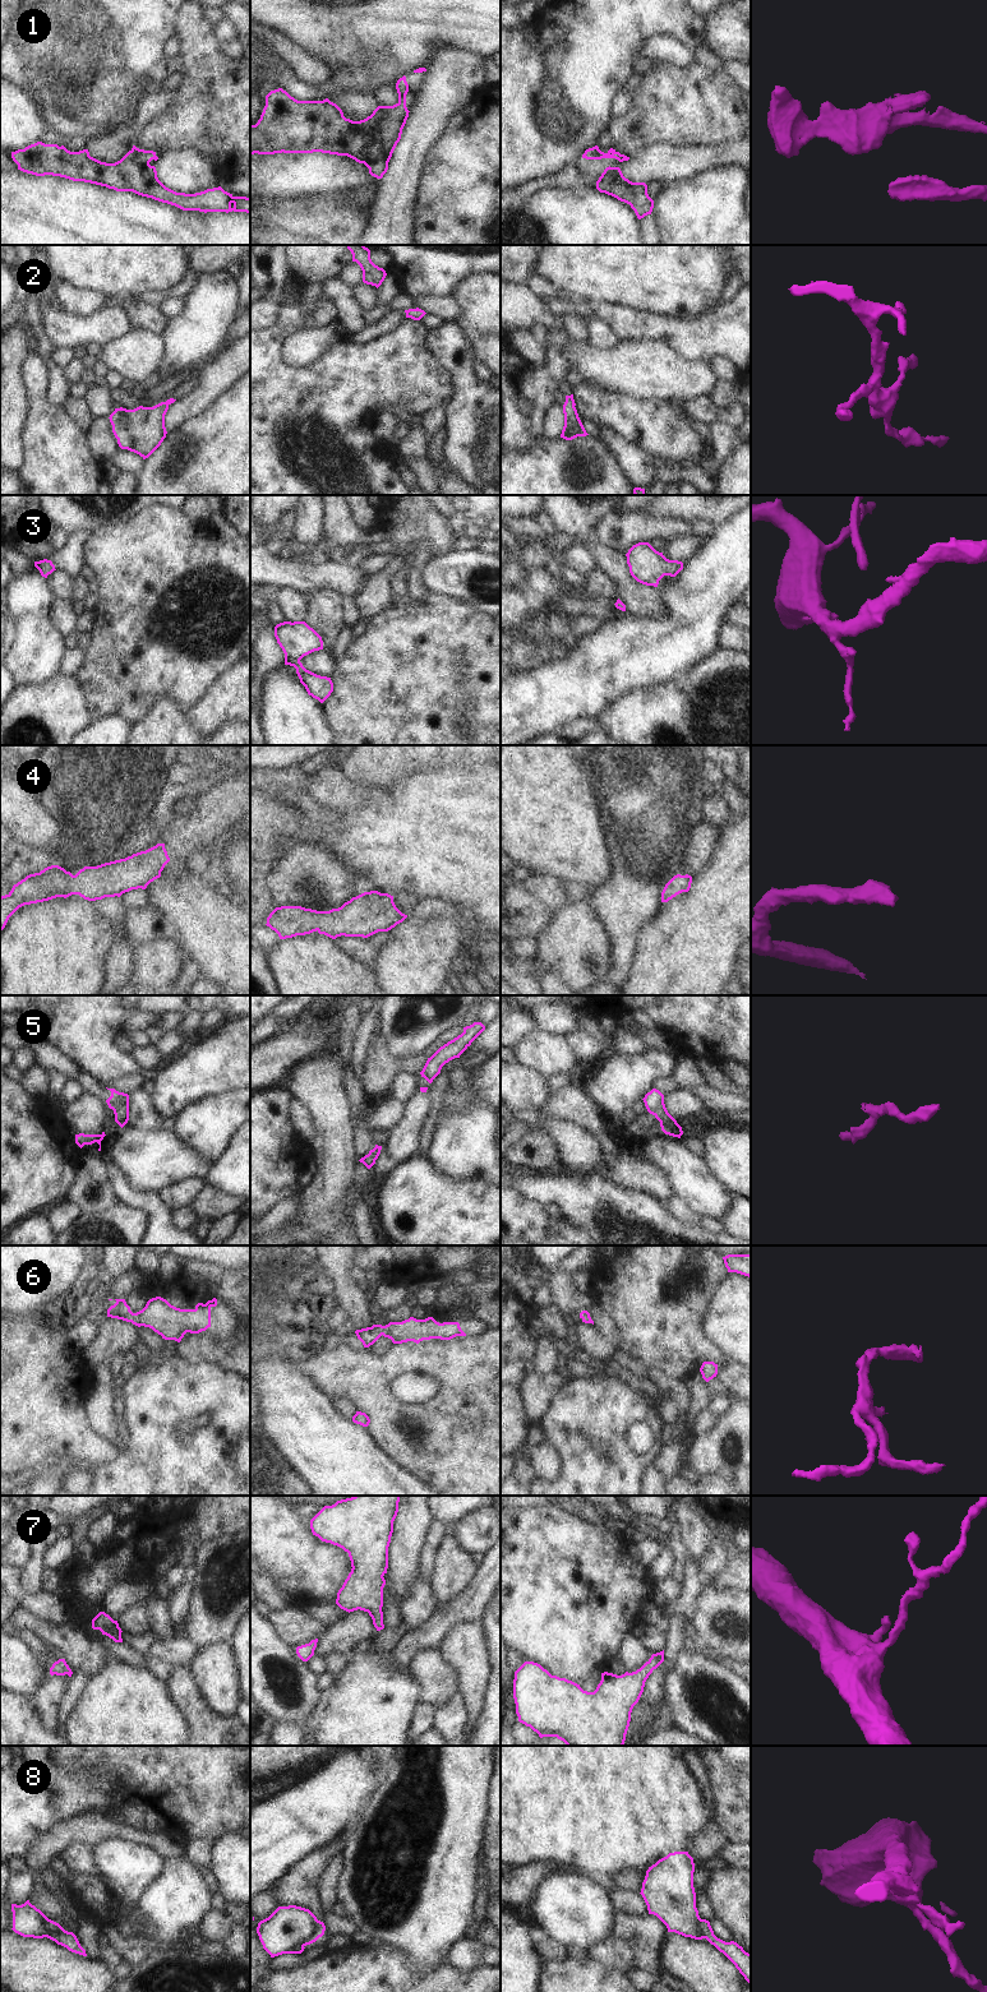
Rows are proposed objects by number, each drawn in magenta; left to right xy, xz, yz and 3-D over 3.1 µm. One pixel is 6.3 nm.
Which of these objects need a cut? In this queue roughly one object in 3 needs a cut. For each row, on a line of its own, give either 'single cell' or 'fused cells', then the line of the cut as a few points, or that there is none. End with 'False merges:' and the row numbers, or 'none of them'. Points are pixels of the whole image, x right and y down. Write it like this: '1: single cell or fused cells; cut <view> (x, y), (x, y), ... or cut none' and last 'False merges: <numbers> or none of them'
1: single cell; cut none
2: single cell; cut none
3: single cell; cut none
4: single cell; cut none
5: single cell; cut none
6: single cell; cut none
7: single cell; cut none
8: fused cells; cut xy (46, 1923), (52, 1930), (63, 1930)
False merges: 8

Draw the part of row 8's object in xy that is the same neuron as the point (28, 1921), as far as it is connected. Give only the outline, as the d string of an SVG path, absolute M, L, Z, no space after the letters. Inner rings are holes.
M27 1900L22 1905L11 1904L13 1931L23 1937L43 1938L47 1937L57 1945L66 1947L69 1951L87 1956L86 1950L80 1946L77 1936L64 1928L52 1931L47 1923L49 1919L40 1909Z

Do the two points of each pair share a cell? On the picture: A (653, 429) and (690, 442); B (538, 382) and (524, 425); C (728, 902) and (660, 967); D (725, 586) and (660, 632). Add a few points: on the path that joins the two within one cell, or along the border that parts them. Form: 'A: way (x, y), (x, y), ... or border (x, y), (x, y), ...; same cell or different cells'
A: way (662, 433), (681, 442); same cell
B: way (538, 392), (524, 408), (524, 415); same cell
C: way (711, 919), (677, 953); same cell
D: way (709, 595), (677, 627); same cell

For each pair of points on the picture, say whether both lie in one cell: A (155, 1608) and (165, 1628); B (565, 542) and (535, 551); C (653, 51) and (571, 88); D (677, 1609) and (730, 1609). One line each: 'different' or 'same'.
A: same
B: same
C: different
D: different

